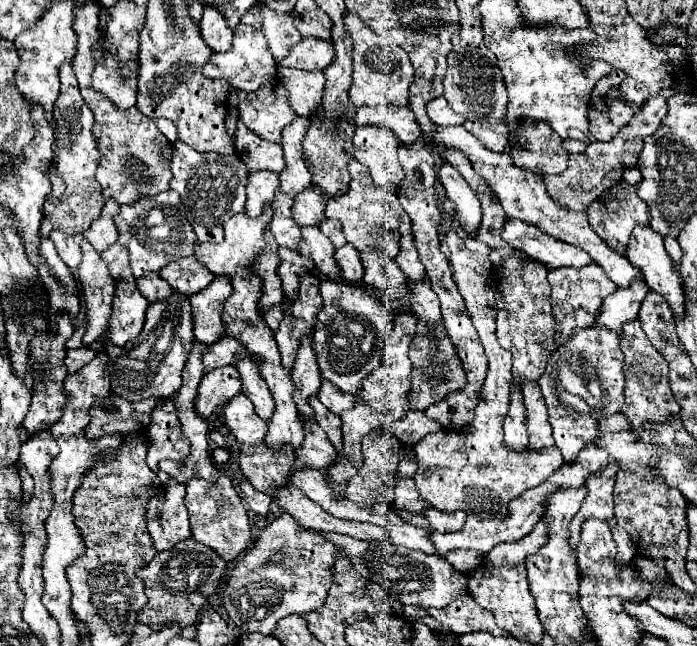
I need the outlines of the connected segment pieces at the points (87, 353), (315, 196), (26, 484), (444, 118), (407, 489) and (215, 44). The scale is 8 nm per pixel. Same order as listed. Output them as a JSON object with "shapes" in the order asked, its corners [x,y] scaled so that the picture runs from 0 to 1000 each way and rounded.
{"shapes":[[[[115,537],[115,540],[98,540],[95,543],[95,568],[98,568],[98,577],[103,574],[112,574],[118,571],[123,562],[129,562],[135,556],[138,543],[135,540],[126,540],[126,537]]],[[[453,286],[442,289],[436,299],[425,302],[419,333],[425,336],[430,348],[459,348],[462,342],[468,342],[465,324],[468,324],[471,308],[473,305],[459,289]]],[[[32,723],[26,726],[29,738],[32,738],[32,760],[34,760],[34,776],[43,776],[46,772],[46,757],[49,757],[49,745],[46,745],[46,735]]],[[[637,150],[620,153],[611,163],[611,175],[626,193],[666,193],[666,181],[648,175],[648,169],[643,166],[643,156],[637,156]]],[[[571,738],[568,741],[568,754],[565,754],[565,776],[562,776],[562,788],[565,791],[585,791],[591,797],[597,794],[608,794],[614,791],[620,782],[600,766],[600,754],[594,748],[591,738]]],[[[293,8],[293,20],[290,20],[290,33],[287,33],[287,48],[290,48],[293,63],[298,63],[298,70],[307,79],[327,79],[333,73],[336,48],[327,42],[324,23],[316,14]]]]}

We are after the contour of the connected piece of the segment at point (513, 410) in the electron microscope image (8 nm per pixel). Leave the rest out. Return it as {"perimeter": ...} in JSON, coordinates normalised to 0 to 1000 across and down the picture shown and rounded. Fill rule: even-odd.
{"perimeter":[[[740,602],[732,608],[732,633],[723,649],[723,689],[737,698],[749,698],[758,689],[758,670],[752,667],[749,608],[740,608]]]}

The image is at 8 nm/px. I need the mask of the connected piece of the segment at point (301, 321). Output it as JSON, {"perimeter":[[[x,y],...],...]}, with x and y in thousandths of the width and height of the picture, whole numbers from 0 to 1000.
{"perimeter":[[[439,423],[430,432],[430,447],[428,447],[428,463],[413,472],[410,491],[405,494],[393,525],[399,531],[402,550],[405,550],[405,568],[419,571],[425,543],[430,537],[430,522],[439,522],[442,515],[451,512],[453,491],[465,472],[459,450],[456,450],[456,429]]]}

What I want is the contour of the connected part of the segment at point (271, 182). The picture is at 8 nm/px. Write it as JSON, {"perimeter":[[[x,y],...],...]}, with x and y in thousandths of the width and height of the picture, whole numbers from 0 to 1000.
{"perimeter":[[[364,265],[356,274],[356,289],[353,289],[353,330],[359,336],[367,336],[376,330],[376,320],[390,311],[396,289],[402,286],[402,274],[390,265]]]}

